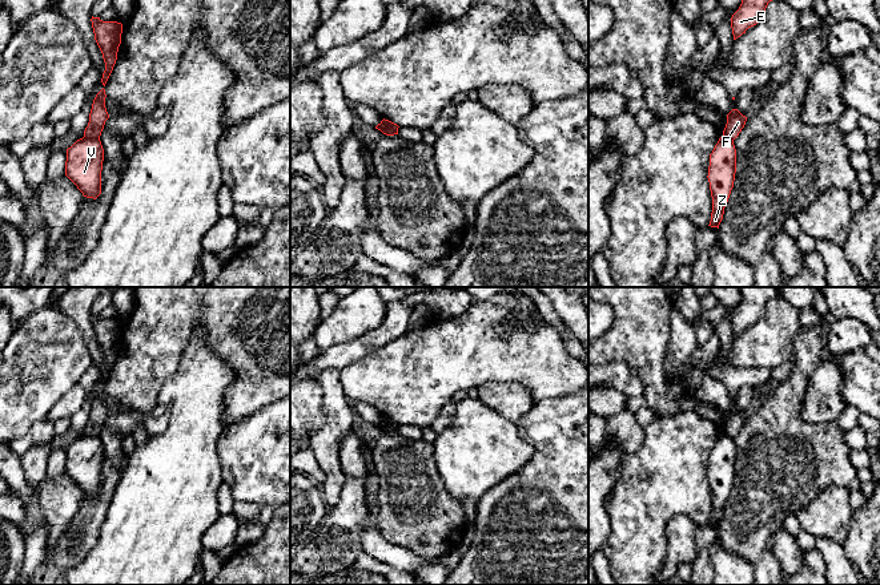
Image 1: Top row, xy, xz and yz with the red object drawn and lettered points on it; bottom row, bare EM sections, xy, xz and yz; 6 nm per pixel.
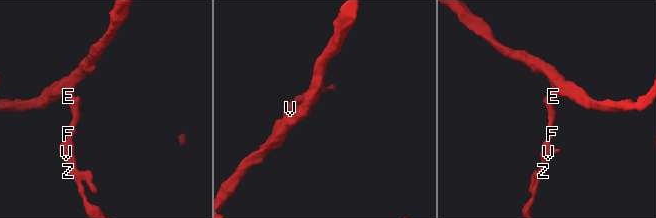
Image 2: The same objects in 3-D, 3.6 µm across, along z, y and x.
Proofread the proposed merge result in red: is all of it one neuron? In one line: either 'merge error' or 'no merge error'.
merge error

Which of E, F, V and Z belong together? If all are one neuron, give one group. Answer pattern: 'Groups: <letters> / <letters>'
Groups: E F / V Z

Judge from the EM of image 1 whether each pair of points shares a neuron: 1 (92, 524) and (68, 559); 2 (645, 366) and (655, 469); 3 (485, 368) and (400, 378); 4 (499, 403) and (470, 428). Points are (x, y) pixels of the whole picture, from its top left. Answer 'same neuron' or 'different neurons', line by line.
1: same neuron
2: different neurons
3: same neuron
4: different neurons

